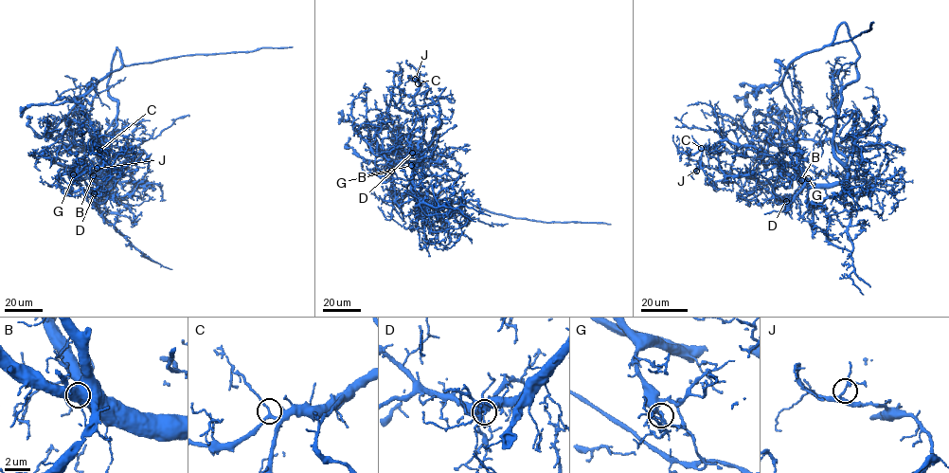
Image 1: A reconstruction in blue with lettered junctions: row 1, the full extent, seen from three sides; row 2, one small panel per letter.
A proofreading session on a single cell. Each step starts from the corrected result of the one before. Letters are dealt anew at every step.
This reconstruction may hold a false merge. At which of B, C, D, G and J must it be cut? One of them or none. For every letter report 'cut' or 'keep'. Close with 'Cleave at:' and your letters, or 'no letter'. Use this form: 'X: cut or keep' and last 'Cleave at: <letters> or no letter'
B: keep
C: keep
D: keep
G: cut
J: keep
Cleave at: G

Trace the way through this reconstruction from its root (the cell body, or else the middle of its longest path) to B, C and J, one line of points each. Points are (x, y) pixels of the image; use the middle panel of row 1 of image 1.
B: (436, 198), (426, 191), (426, 198), (421, 202), (419, 199), (412, 188), (411, 165)
C: (436, 198), (426, 191), (421, 202), (413, 188), (422, 136), (421, 117), (414, 101), (418, 83)
J: (436, 198), (426, 191), (421, 202), (413, 188), (422, 136), (421, 117), (414, 101), (421, 82), (415, 79)

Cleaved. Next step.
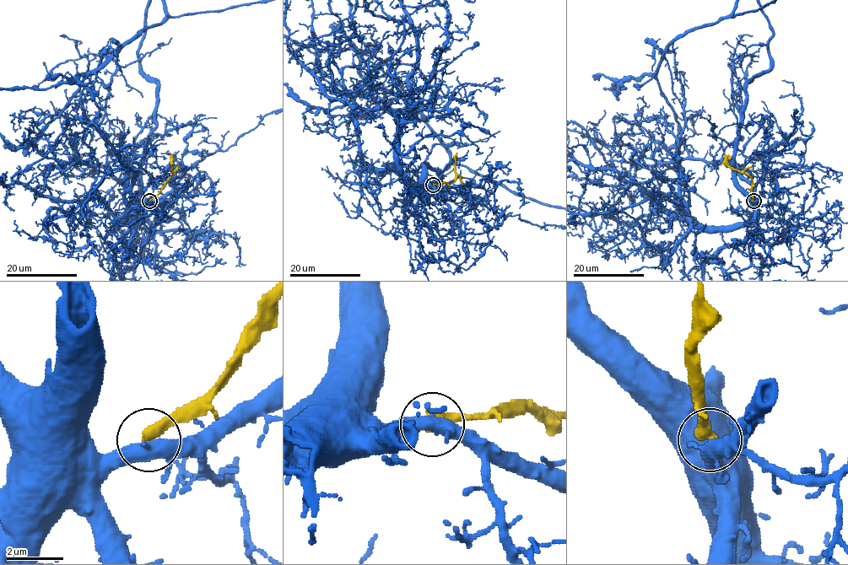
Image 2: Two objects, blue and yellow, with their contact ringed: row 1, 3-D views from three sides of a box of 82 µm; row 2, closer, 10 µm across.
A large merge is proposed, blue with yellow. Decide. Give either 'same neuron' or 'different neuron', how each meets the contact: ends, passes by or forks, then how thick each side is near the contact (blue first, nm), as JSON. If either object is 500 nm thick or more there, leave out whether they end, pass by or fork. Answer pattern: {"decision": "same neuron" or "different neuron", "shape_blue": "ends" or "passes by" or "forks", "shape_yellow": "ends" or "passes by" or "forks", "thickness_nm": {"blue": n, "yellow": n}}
{"decision": "different neuron", "shape_blue": "forks", "shape_yellow": "ends", "thickness_nm": {"blue": 440, "yellow": 440}}

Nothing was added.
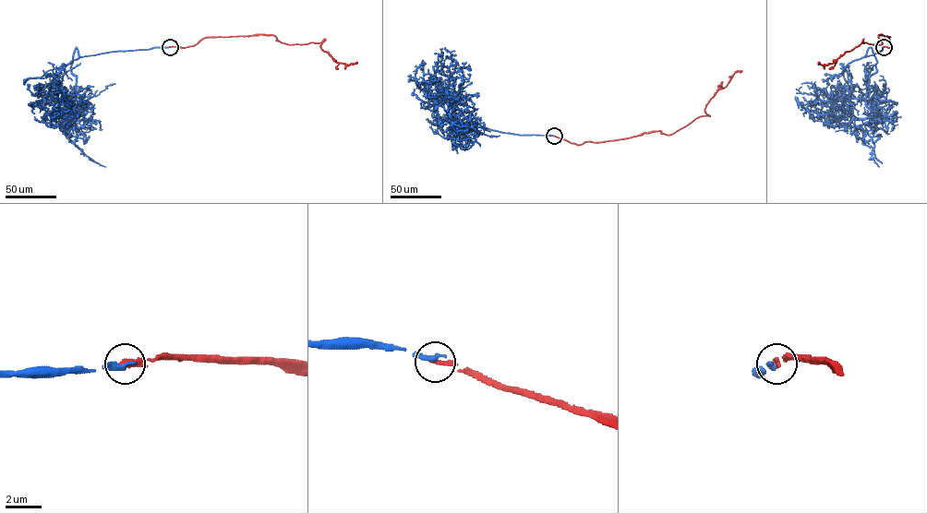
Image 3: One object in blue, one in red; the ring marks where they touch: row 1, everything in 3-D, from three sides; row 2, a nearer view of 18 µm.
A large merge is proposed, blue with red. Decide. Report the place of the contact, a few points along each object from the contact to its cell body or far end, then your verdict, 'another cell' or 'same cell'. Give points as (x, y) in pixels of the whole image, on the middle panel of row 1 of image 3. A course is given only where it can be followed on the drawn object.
(554, 136) | blue via (554, 136), (501, 132), (465, 118), (455, 129), (460, 120), (453, 125), (449, 105), (429, 95), (442, 55) | red via (554, 136), (580, 145), (658, 131), (669, 135), (710, 115), (704, 110), (709, 101), (741, 70) | same cell

